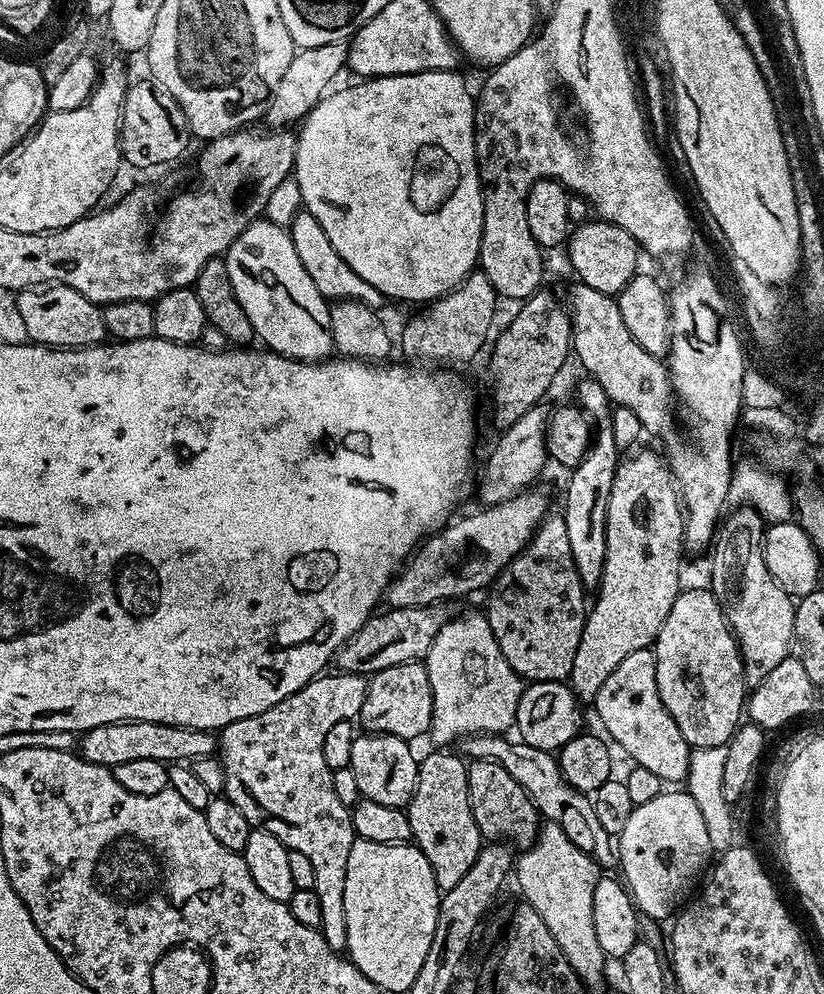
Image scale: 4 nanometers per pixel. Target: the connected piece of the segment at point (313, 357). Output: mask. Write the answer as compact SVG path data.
M267 218L258 219L246 226L246 230L238 234L238 238L234 238L223 259L230 274L230 286L234 286L234 294L238 302L242 302L242 310L246 310L246 318L250 318L250 326L254 326L256 336L264 343L261 345L265 349L274 351L279 356L289 356L291 360L313 362L323 361L333 355L329 301L325 300L318 286L314 286L310 274L306 274L302 261L294 251L292 233L287 227L270 222Z

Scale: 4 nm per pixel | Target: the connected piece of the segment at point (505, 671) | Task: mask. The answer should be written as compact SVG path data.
M468 612L465 616L453 615L448 623L438 630L426 657L426 667L432 691L432 736L433 745L452 746L461 738L477 734L504 734L516 723L516 711L520 695L524 693L525 681L513 670L502 654L498 642L488 625L487 615Z

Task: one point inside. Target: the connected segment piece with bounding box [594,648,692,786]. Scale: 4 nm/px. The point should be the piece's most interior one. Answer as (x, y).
(628, 705)

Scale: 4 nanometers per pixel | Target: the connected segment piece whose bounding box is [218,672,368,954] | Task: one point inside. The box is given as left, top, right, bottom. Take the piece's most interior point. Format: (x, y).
(274, 771)

